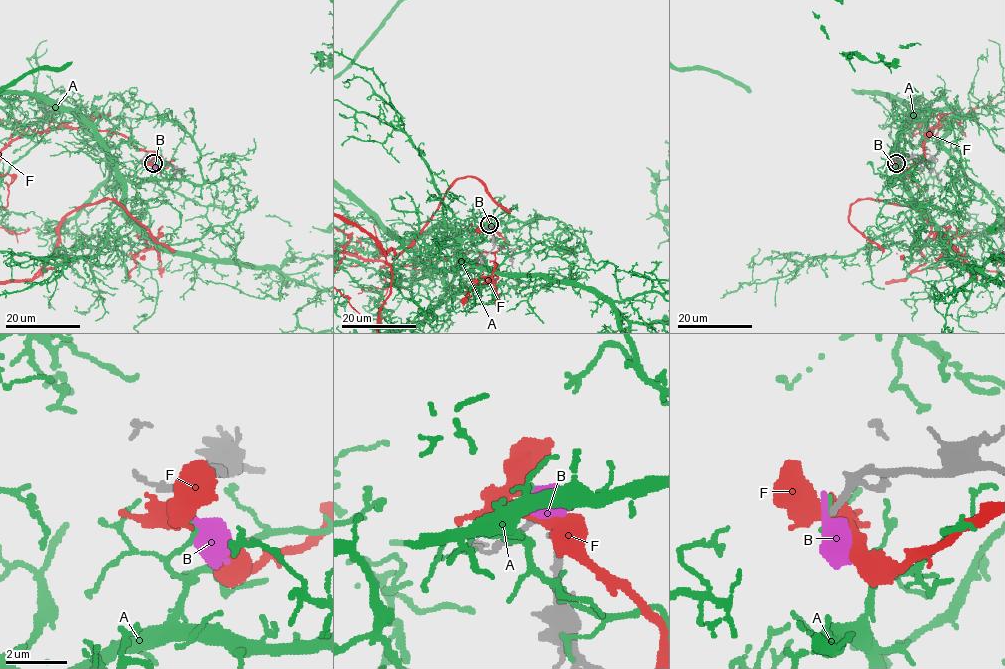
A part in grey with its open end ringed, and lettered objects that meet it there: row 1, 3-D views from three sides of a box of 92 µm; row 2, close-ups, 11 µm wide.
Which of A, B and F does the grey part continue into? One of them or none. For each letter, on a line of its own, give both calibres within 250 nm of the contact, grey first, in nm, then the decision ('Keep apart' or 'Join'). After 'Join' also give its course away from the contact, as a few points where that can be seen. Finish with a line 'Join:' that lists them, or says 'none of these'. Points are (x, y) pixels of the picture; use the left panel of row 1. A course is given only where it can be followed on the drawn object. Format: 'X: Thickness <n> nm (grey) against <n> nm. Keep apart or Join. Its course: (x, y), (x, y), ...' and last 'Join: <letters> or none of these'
A: Thickness 260 nm (grey) against 190 nm. Keep apart
B: Thickness 240 nm (grey) against 440 nm. Keep apart
F: Thickness 220 nm (grey) against 380 nm. Keep apart
Join: none of these

